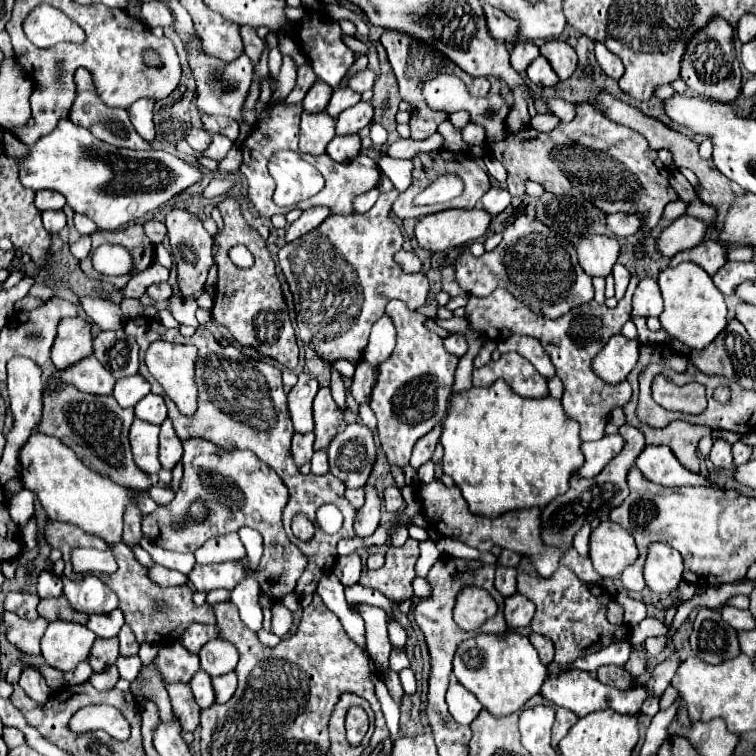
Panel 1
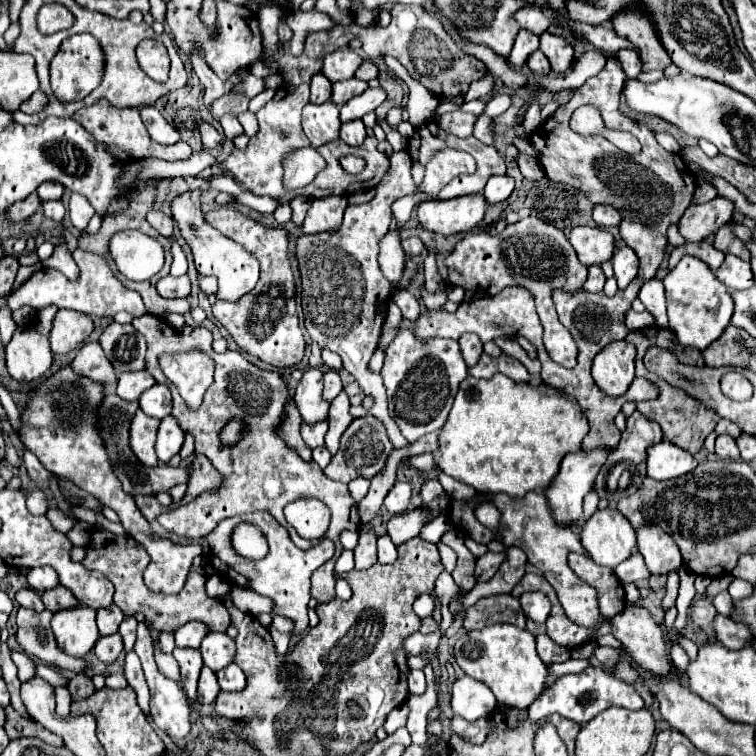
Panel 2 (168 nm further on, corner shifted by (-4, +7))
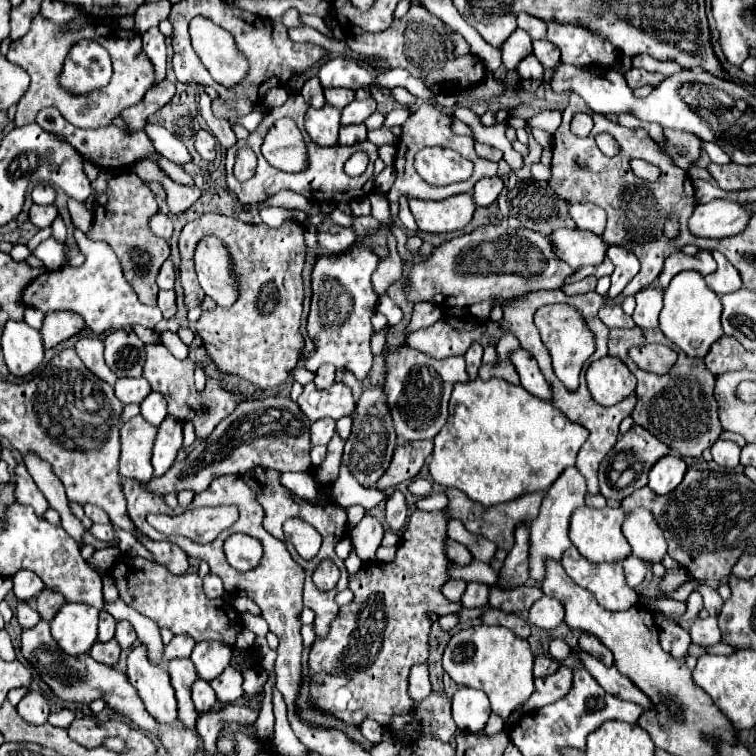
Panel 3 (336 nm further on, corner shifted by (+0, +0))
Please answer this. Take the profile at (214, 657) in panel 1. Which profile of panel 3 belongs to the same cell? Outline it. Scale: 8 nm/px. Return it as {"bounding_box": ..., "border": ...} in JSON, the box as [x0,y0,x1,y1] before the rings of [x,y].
{"bounding_box":[191,641,233,679],"border":[[[201,641],[193,647],[191,661],[195,663],[195,669],[201,679],[215,679],[229,663],[233,657],[233,649],[227,645],[219,645],[217,641]]]}

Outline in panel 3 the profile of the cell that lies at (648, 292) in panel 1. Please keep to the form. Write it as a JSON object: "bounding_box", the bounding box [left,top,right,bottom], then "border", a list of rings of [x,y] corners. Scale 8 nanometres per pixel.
{"bounding_box":[633,287,663,329],"border":[[[645,287],[635,297],[637,297],[637,307],[633,313],[635,325],[643,329],[657,327],[657,317],[663,307],[663,291],[655,287]]]}

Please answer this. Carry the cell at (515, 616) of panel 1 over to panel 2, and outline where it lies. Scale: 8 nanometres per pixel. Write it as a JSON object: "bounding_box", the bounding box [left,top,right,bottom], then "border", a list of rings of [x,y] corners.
{"bounding_box":[519,592,551,624],"border":[[[525,592],[525,594],[521,594],[519,602],[521,602],[521,608],[523,608],[525,616],[531,618],[533,622],[541,624],[541,622],[547,620],[551,604],[549,604],[549,600],[543,592]]]}

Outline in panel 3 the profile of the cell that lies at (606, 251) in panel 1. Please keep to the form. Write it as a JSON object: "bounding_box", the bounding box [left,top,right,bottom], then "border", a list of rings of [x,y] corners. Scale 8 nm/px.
{"bounding_box":[551,229,607,269],"border":[[[557,229],[551,235],[551,243],[555,255],[563,259],[571,269],[599,265],[607,251],[607,245],[599,235],[579,229]]]}

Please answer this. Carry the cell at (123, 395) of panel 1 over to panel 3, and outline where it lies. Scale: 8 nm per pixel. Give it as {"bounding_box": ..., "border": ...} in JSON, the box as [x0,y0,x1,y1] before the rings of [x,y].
{"bounding_box":[115,379,151,405],"border":[[[117,379],[115,383],[115,395],[127,405],[127,403],[141,403],[151,393],[151,387],[147,379]]]}

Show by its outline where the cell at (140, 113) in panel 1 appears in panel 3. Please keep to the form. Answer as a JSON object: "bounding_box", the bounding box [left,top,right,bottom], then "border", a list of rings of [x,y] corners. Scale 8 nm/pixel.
{"bounding_box":[145,125,193,167],"border":[[[147,125],[145,131],[147,131],[149,139],[153,141],[155,151],[161,153],[161,155],[163,155],[165,159],[169,159],[171,163],[183,167],[185,163],[193,161],[191,153],[189,153],[187,147],[183,145],[183,141],[177,139],[177,137],[173,137],[165,127],[161,127],[161,125]]]}

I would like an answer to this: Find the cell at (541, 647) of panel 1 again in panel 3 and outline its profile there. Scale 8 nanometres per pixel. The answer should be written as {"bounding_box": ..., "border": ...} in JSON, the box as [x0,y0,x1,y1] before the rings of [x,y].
{"bounding_box":[533,655,559,677],"border":[[[539,655],[535,657],[535,667],[533,667],[533,675],[535,677],[545,677],[545,675],[551,675],[559,669],[559,663],[553,661],[551,657],[547,655]]]}

